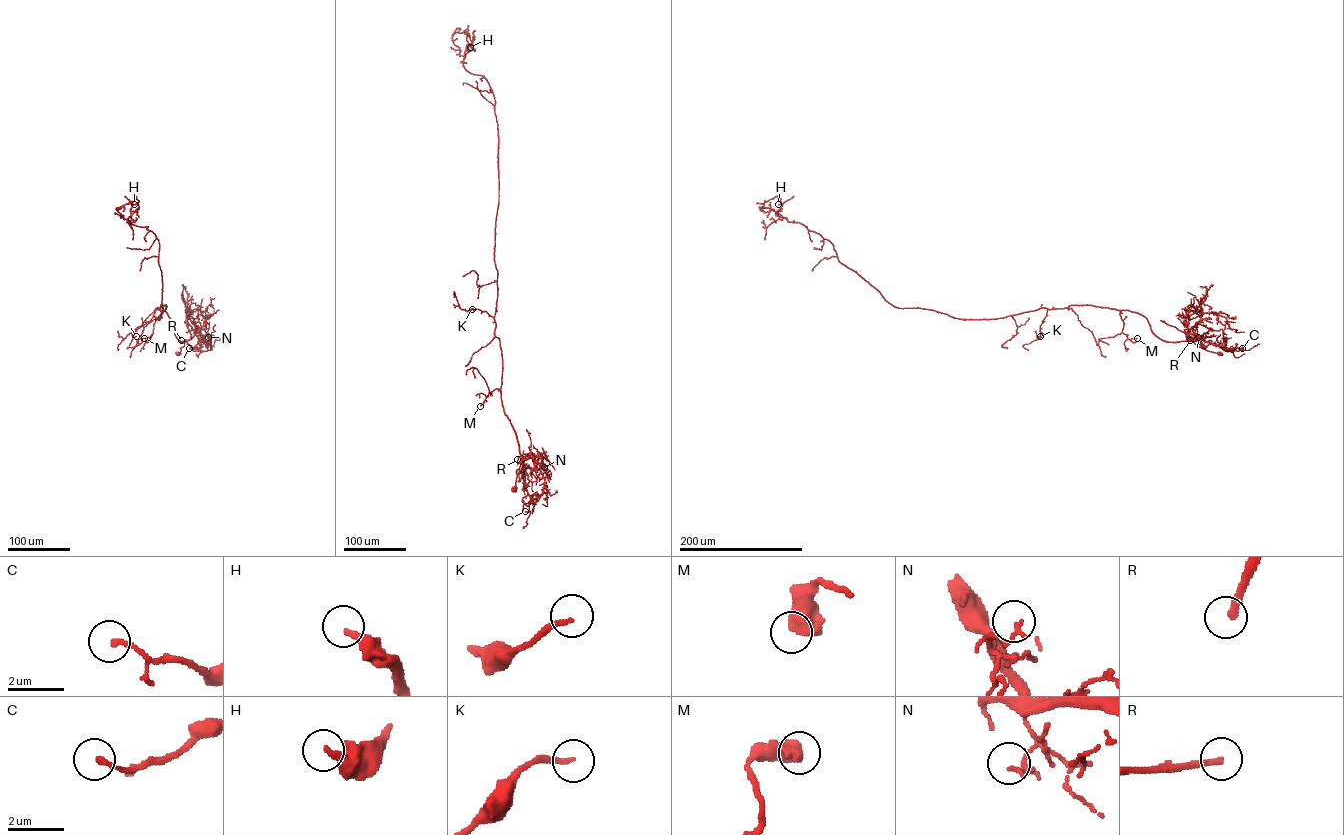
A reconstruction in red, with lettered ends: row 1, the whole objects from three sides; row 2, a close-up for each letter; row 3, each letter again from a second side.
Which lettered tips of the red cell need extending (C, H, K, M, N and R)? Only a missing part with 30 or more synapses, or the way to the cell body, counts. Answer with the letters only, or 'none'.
R

